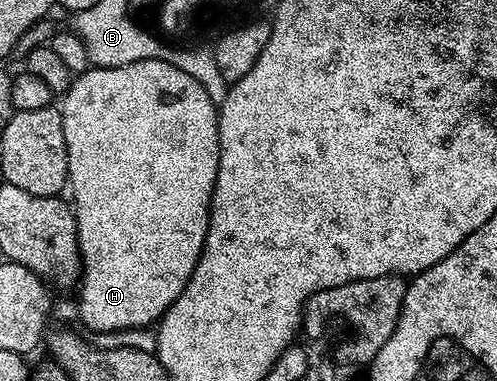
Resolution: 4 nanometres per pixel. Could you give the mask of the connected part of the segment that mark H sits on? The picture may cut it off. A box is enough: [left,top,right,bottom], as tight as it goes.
[61,59,219,333]

